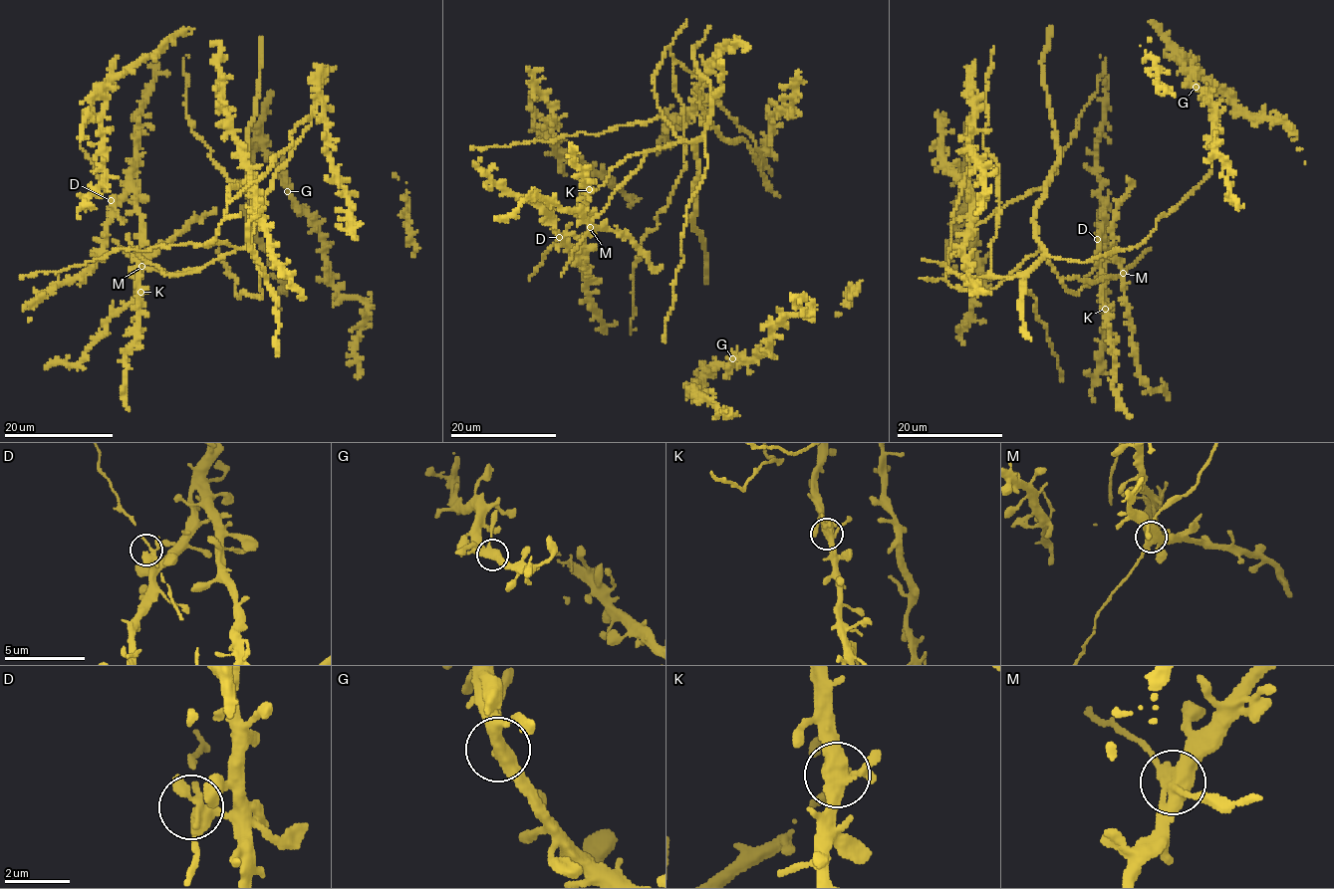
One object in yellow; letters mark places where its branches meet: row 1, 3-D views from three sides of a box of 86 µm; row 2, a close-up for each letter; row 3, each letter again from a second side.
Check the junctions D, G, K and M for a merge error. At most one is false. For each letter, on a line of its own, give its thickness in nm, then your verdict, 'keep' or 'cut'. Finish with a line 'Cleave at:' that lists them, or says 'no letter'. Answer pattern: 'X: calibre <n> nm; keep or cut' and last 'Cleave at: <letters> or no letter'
D: calibre 340 nm; keep
G: calibre 420 nm; keep
K: calibre 420 nm; keep
M: calibre 440 nm; cut
Cleave at: M

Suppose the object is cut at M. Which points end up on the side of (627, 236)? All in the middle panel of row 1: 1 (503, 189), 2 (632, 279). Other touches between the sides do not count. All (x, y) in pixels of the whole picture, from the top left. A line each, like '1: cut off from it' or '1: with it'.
1: cut off from it
2: cut off from it

